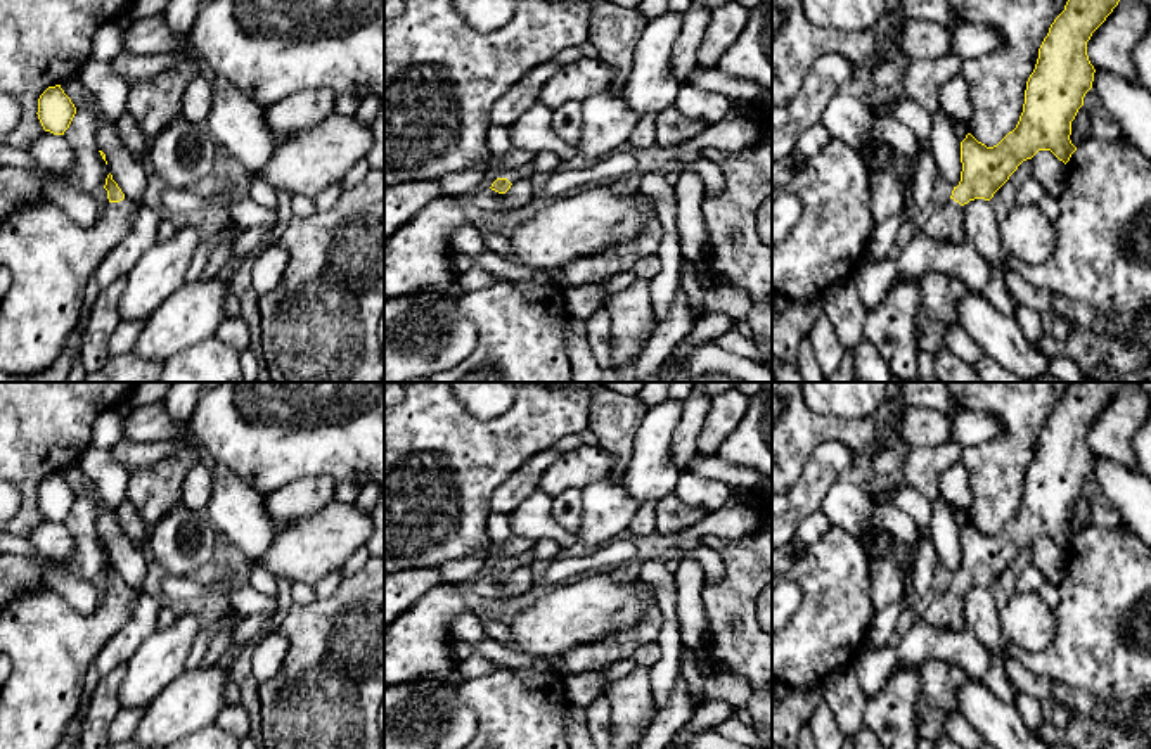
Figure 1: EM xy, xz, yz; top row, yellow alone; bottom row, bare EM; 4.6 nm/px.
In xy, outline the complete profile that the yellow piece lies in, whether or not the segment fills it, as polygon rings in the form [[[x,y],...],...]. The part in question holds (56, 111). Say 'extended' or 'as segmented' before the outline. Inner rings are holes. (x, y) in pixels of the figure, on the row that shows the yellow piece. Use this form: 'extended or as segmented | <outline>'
as segmented | [[[55,85],[40,95],[36,114],[45,131],[64,135],[76,114],[76,107],[61,85]]]

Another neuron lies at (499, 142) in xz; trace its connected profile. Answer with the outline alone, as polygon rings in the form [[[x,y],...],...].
[[[490,125],[488,130],[488,149],[493,156],[504,156],[512,147],[509,128]]]

